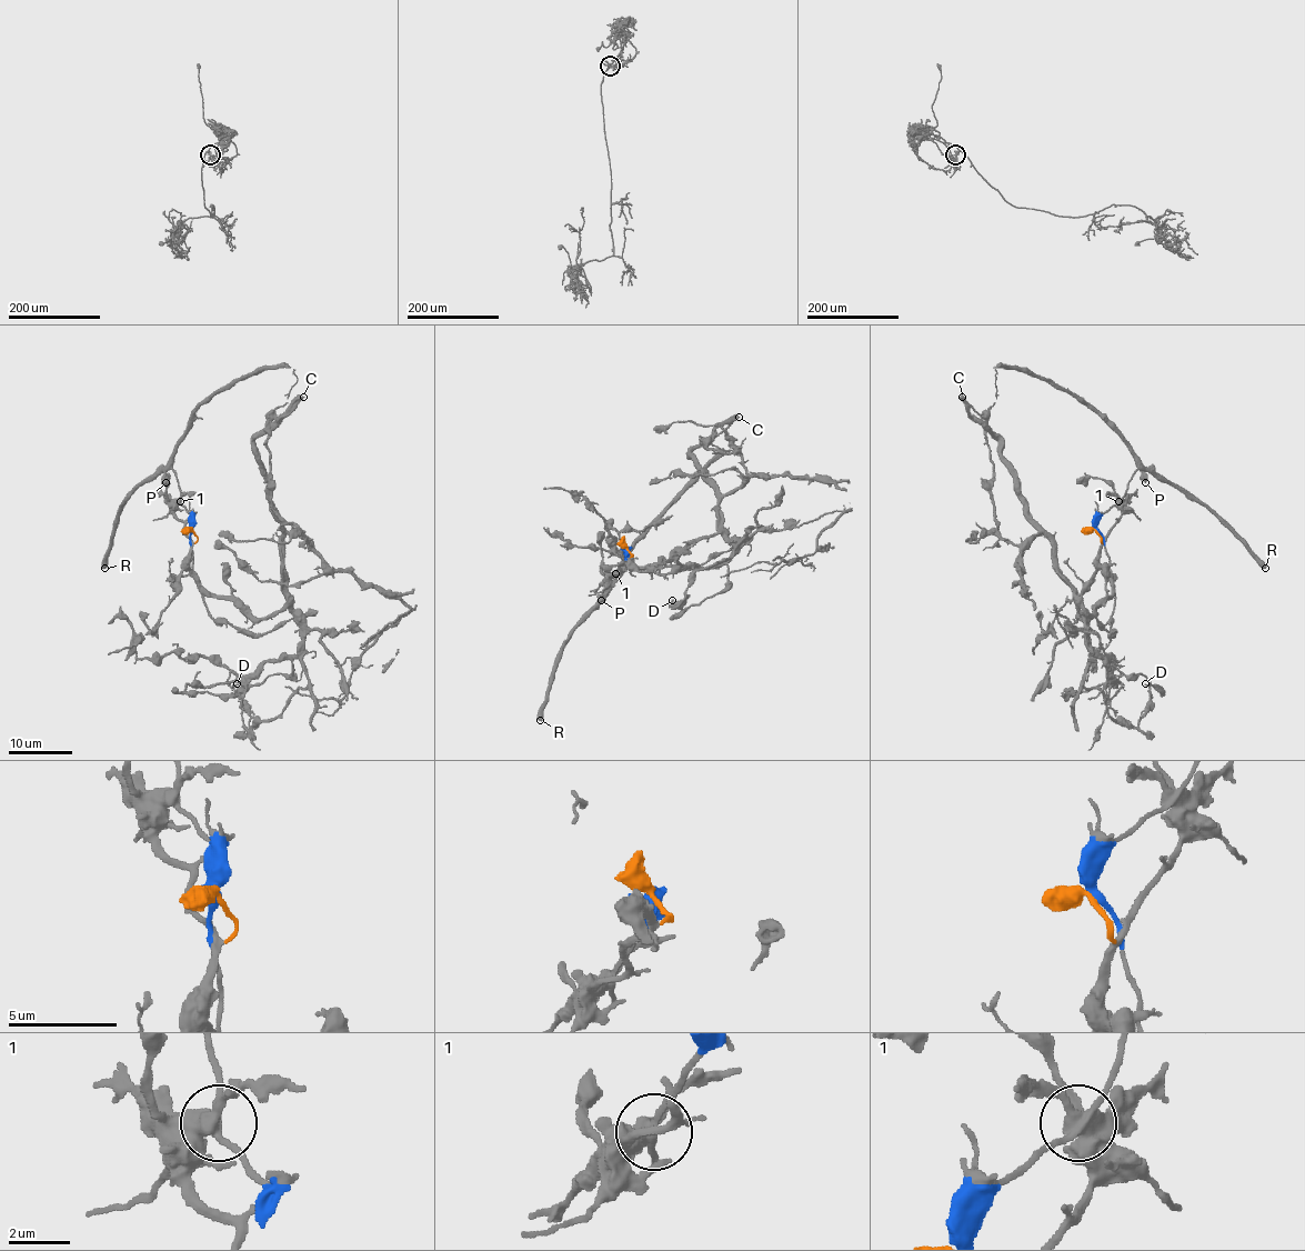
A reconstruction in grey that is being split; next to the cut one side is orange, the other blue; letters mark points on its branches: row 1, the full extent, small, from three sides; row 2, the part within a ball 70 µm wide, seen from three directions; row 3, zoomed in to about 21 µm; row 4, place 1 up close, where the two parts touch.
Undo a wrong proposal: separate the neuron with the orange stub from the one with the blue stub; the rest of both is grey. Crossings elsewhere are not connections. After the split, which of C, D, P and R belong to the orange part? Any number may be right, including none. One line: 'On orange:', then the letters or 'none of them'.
On orange: C, D

